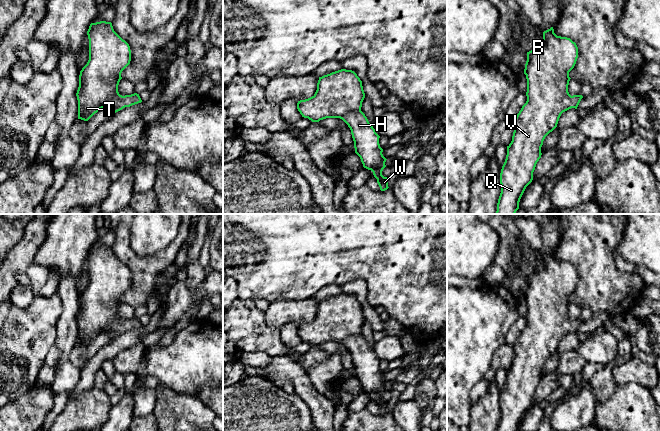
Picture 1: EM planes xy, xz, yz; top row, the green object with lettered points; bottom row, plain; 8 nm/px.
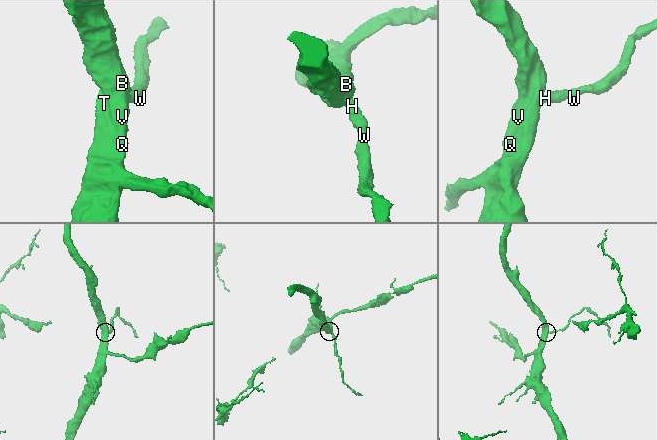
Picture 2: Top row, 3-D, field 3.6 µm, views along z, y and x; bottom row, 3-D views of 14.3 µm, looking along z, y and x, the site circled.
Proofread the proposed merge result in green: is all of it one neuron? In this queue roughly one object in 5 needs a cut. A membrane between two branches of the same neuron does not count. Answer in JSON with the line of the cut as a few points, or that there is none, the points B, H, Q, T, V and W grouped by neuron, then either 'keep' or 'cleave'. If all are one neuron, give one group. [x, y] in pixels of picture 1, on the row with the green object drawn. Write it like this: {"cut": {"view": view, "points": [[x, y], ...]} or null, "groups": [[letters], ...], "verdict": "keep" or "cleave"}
{"cut": null, "groups": [["B", "H", "Q", "T", "V", "W"]], "verdict": "keep"}

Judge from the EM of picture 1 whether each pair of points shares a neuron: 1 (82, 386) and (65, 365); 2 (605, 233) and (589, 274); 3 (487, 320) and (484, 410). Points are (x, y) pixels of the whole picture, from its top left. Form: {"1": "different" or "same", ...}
{"1": "different", "2": "same", "3": "different"}

